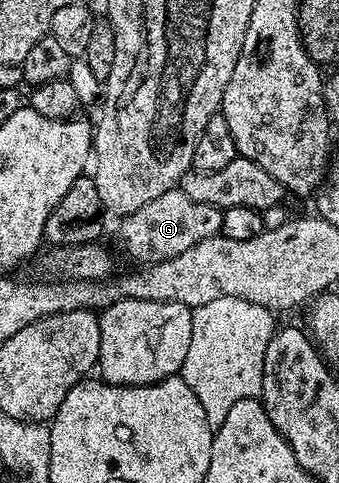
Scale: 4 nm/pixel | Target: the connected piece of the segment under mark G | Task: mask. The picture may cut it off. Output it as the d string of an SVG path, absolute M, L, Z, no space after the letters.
M181 189L165 192L165 196L157 196L157 200L149 200L145 208L126 215L119 226L119 238L127 245L127 254L135 264L164 262L173 256L181 256L181 252L193 248L193 244L201 244L201 240L216 237L221 231L223 211L213 204L197 204L185 196Z

